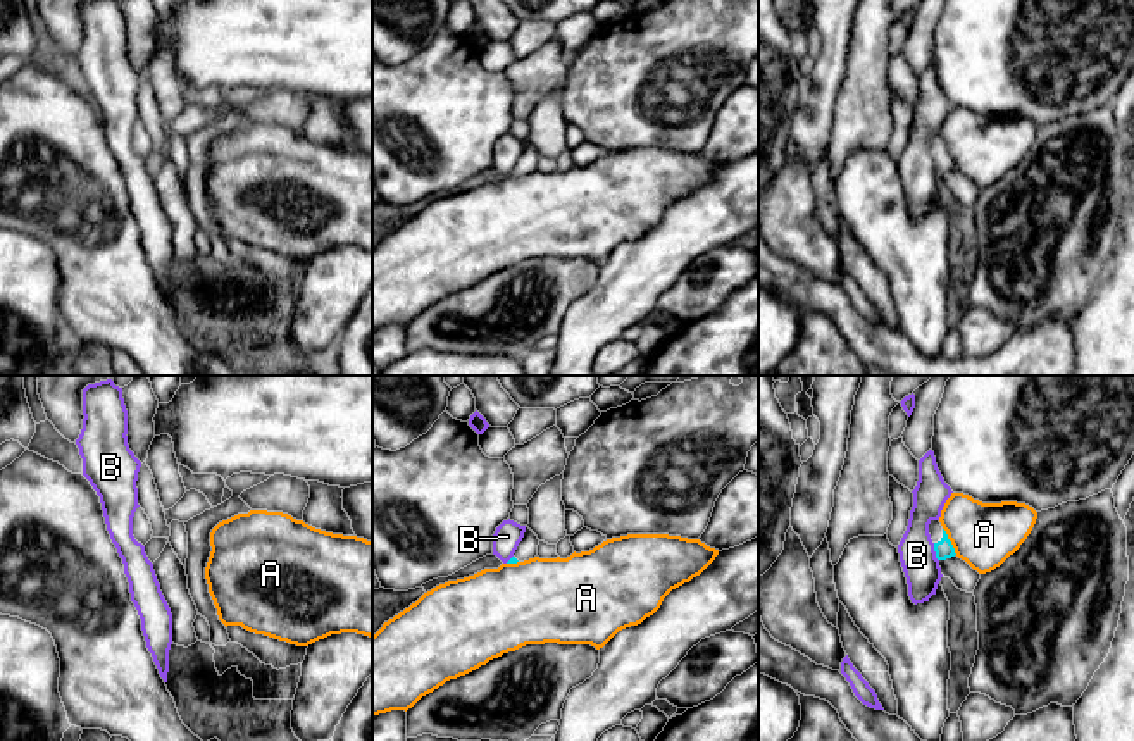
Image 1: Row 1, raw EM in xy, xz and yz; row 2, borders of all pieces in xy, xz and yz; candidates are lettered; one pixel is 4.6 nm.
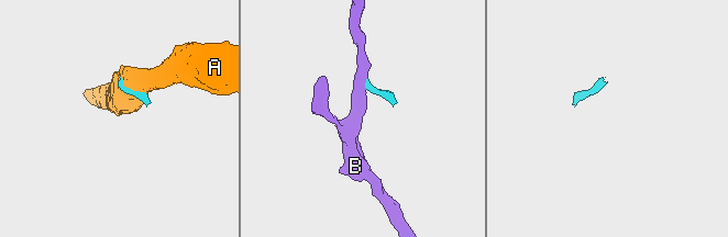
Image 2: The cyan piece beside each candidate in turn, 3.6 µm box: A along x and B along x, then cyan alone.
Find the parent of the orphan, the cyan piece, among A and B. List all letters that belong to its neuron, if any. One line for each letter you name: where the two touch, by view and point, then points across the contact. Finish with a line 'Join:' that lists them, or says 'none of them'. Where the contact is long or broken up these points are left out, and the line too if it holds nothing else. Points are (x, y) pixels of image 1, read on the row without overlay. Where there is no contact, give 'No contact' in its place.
Join: none of them

